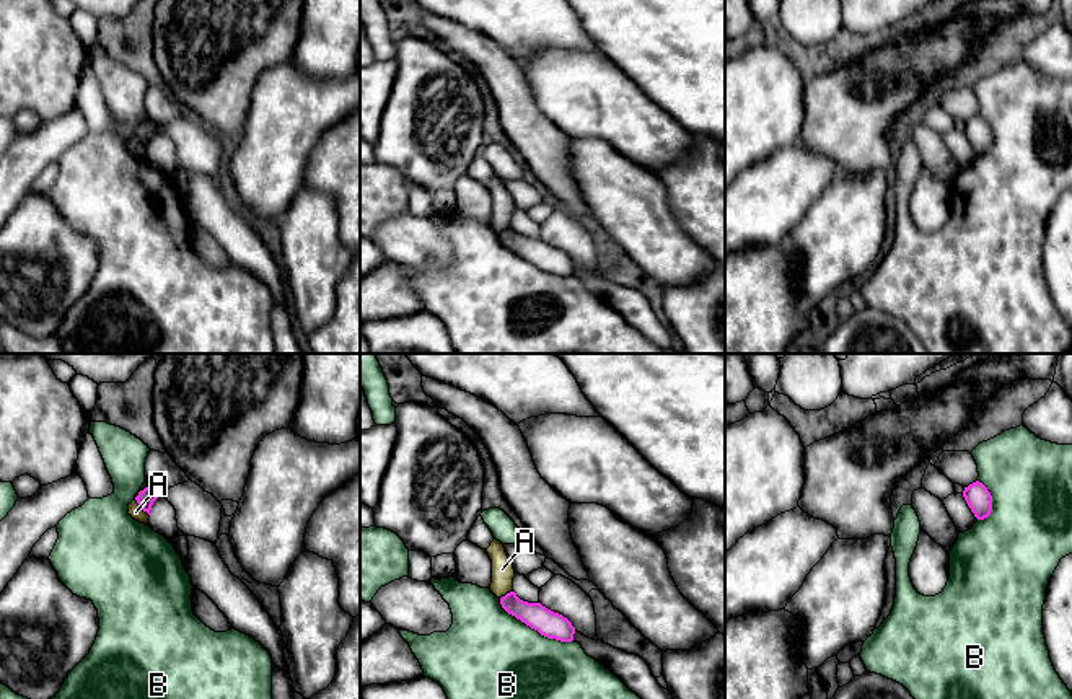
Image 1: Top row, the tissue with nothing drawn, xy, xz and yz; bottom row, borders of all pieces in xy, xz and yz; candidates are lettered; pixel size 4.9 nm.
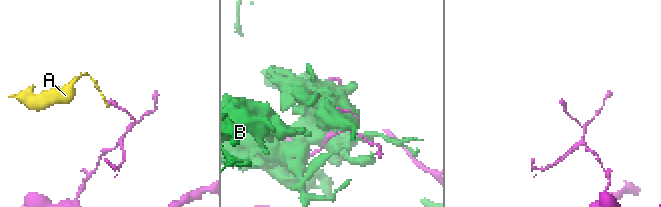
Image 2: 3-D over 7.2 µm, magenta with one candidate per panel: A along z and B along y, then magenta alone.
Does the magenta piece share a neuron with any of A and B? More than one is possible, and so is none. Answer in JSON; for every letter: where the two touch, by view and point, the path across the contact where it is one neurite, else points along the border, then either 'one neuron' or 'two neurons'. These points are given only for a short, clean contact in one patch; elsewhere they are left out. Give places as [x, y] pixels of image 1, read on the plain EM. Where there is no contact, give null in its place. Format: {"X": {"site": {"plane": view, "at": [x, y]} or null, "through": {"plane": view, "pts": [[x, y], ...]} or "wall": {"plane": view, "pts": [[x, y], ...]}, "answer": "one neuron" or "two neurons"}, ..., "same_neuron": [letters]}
{"A": {"site": {"plane": "xy", "at": [140, 142]}, "wall": {"plane": "xy", "pts": [[134, 134], [149, 150]]}, "answer": "two neurons"}, "B": {"site": {"plane": "xz", "at": [533, 263]}, "answer": "two neurons"}, "same_neuron": []}

